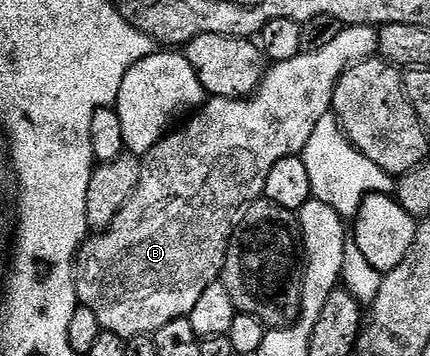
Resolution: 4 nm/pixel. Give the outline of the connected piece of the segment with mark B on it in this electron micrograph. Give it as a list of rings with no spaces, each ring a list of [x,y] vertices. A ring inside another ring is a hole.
[[[345,26],[326,48],[306,50],[294,60],[275,63],[251,98],[209,97],[187,119],[188,126],[181,125],[165,134],[157,146],[143,155],[140,183],[134,188],[134,196],[126,200],[126,208],[114,216],[114,224],[108,230],[93,233],[76,254],[76,296],[79,305],[98,316],[101,331],[127,340],[155,335],[170,320],[187,318],[202,292],[223,275],[228,245],[244,211],[264,198],[270,168],[278,160],[303,155],[306,140],[310,140],[318,120],[332,109],[338,80],[350,68],[377,57],[379,48],[377,27]]]

